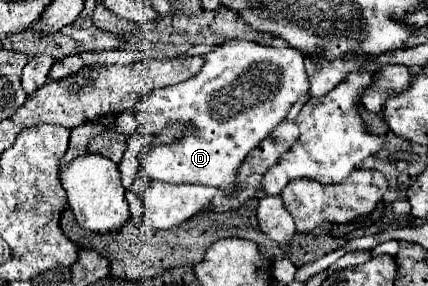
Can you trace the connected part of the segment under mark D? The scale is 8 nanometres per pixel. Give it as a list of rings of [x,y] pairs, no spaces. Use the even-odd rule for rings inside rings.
[[[233,40],[233,44],[223,44],[217,50],[207,54],[207,62],[197,76],[185,80],[181,84],[173,84],[169,88],[159,88],[149,96],[141,98],[133,108],[119,114],[115,128],[131,136],[133,132],[145,132],[155,136],[173,120],[185,120],[189,124],[189,134],[177,144],[161,144],[151,150],[147,158],[145,170],[163,182],[173,184],[205,184],[223,190],[231,190],[235,186],[235,176],[245,160],[245,156],[259,146],[259,142],[275,128],[279,122],[285,120],[289,108],[295,100],[309,90],[309,78],[305,74],[305,60],[303,54],[291,46],[261,46],[245,40]]]

